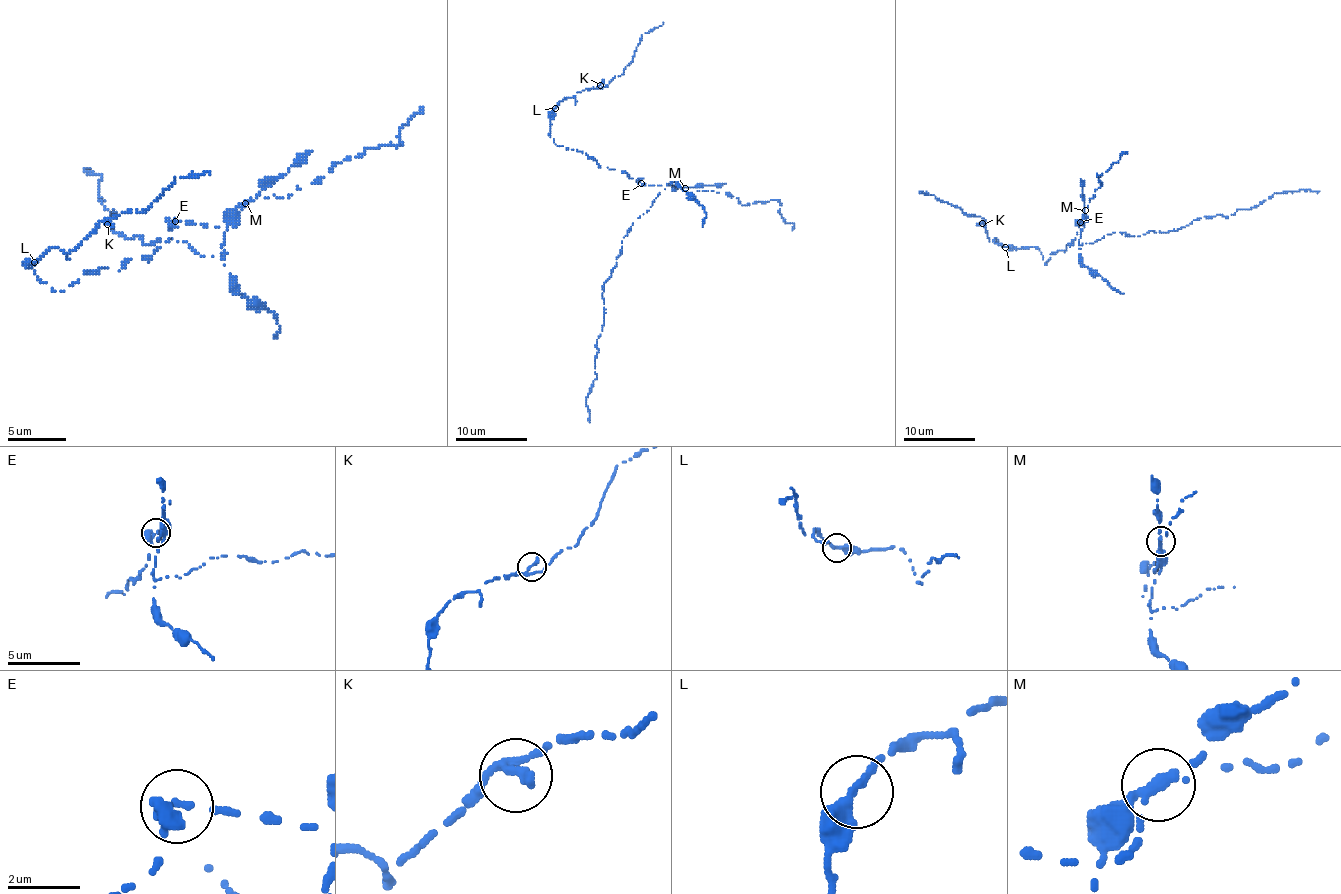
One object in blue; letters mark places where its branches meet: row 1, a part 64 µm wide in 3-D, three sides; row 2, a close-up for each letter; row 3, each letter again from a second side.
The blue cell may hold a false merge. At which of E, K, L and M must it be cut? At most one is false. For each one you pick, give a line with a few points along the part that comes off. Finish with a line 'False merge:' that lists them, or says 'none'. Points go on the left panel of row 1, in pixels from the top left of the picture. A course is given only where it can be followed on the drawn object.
M: course (245, 204), (224, 233), (224, 259), (172, 239), (142, 244), (110, 224), (102, 174), (90, 171)
False merge: M

